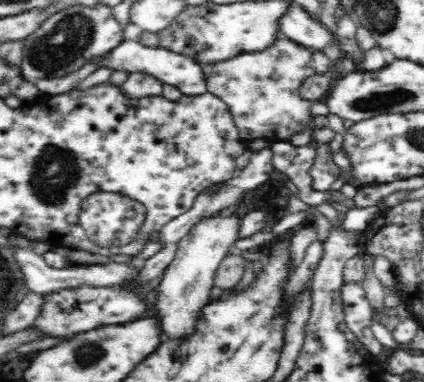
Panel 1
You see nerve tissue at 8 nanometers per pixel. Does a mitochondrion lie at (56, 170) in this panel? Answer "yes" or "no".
yes

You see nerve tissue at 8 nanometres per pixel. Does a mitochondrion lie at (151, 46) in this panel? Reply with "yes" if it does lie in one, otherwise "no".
no

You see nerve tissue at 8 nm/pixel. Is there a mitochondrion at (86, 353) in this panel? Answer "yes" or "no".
yes

